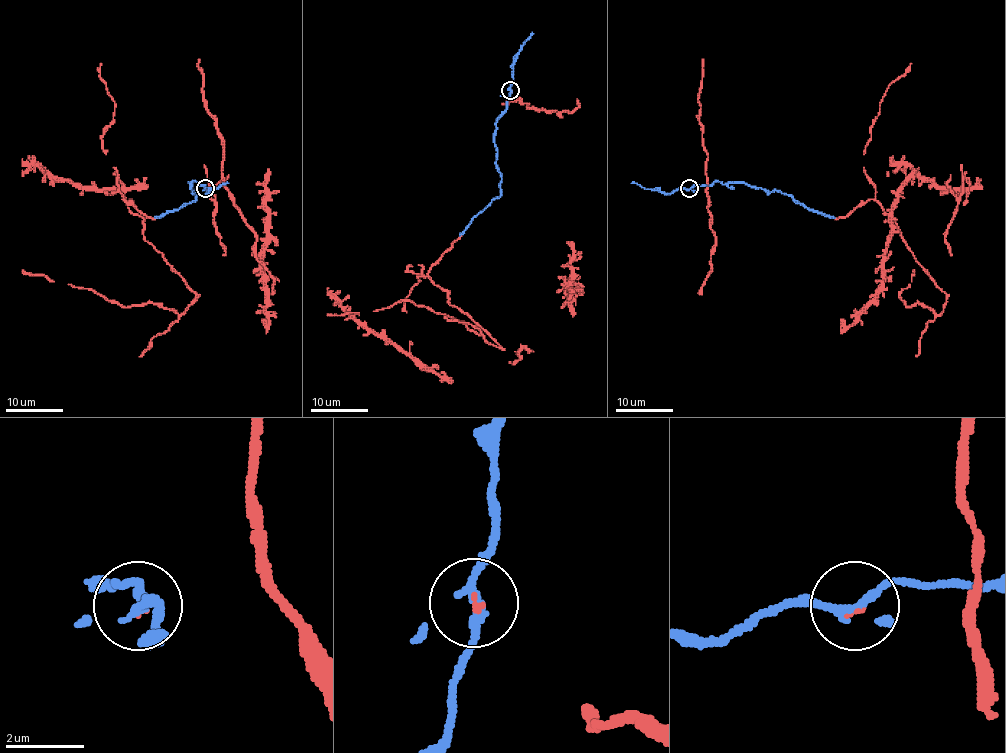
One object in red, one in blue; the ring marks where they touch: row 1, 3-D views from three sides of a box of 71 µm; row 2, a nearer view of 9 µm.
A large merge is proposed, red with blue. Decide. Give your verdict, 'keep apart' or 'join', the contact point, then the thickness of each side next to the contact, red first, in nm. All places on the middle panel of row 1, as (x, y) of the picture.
join; at (510, 90); 80 nm thick on the red side, 220 nm on the other

